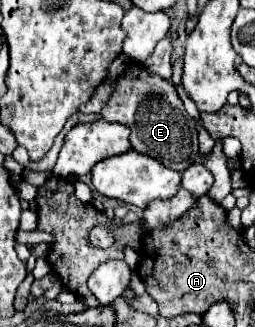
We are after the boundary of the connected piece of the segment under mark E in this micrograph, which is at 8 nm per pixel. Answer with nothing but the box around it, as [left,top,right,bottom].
[102,62,198,172]

